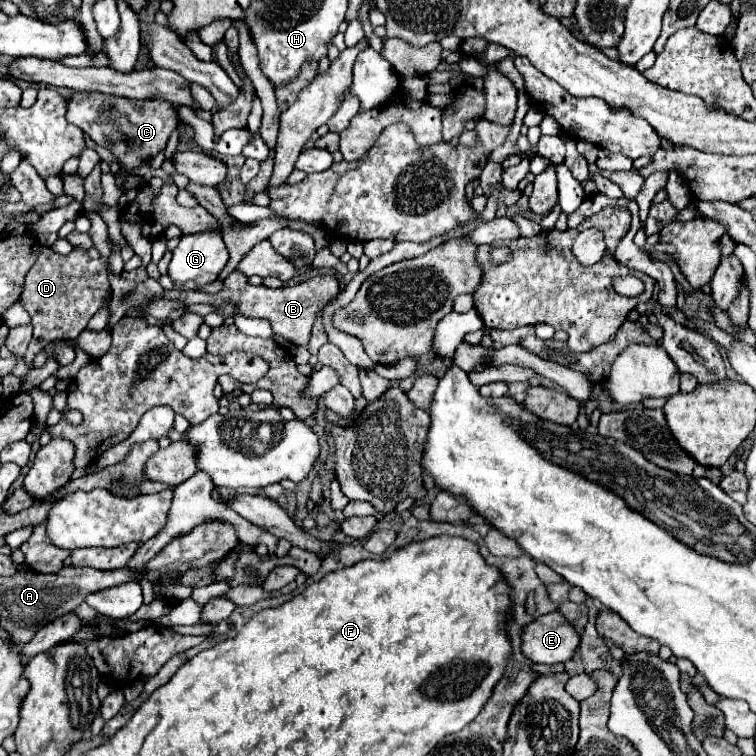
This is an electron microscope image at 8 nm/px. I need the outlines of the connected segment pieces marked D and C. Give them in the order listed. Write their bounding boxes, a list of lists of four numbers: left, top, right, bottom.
[[21,214,112,366],[67,92,177,168]]

